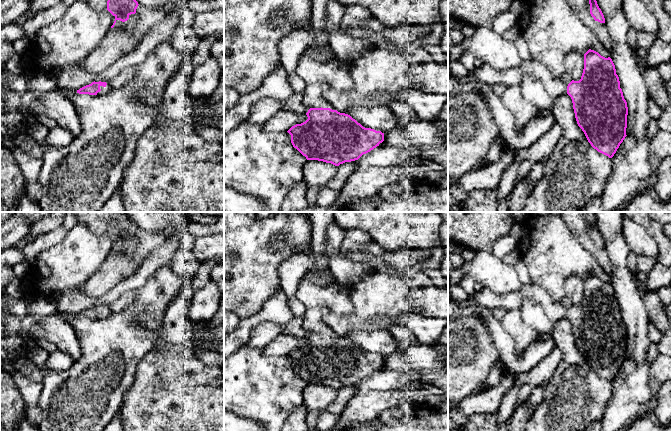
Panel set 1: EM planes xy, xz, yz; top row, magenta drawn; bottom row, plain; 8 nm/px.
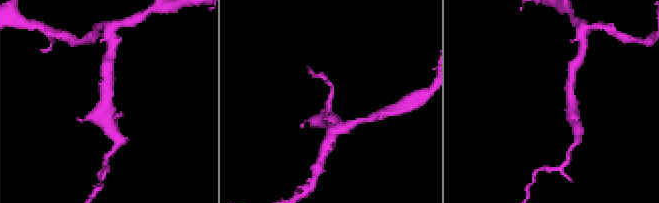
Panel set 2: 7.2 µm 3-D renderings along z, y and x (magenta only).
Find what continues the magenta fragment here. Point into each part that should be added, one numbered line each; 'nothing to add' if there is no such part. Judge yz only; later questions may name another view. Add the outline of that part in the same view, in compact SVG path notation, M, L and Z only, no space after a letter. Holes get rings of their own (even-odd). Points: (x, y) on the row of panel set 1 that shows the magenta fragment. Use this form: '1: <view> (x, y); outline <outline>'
1: yz (555, 87); outline M535 59L522 61L519 67L508 69L494 69L489 65L481 64L480 67L474 68L466 77L459 78L459 80L461 82L485 83L489 86L502 84L508 87L520 85L523 76L526 74L536 77L553 99L567 94L568 84L561 77L554 77Z

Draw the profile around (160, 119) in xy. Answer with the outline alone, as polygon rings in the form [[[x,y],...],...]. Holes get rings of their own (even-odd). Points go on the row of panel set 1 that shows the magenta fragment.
[[[158,112],[152,126],[158,128],[158,127],[164,125],[165,123],[167,123],[169,120],[170,119],[166,115],[162,114],[161,112]]]

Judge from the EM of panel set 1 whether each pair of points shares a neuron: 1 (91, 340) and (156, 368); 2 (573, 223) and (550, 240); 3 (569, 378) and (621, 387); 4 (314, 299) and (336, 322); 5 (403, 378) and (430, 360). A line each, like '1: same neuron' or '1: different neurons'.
1: different neurons
2: different neurons
3: different neurons
4: different neurons
5: different neurons

